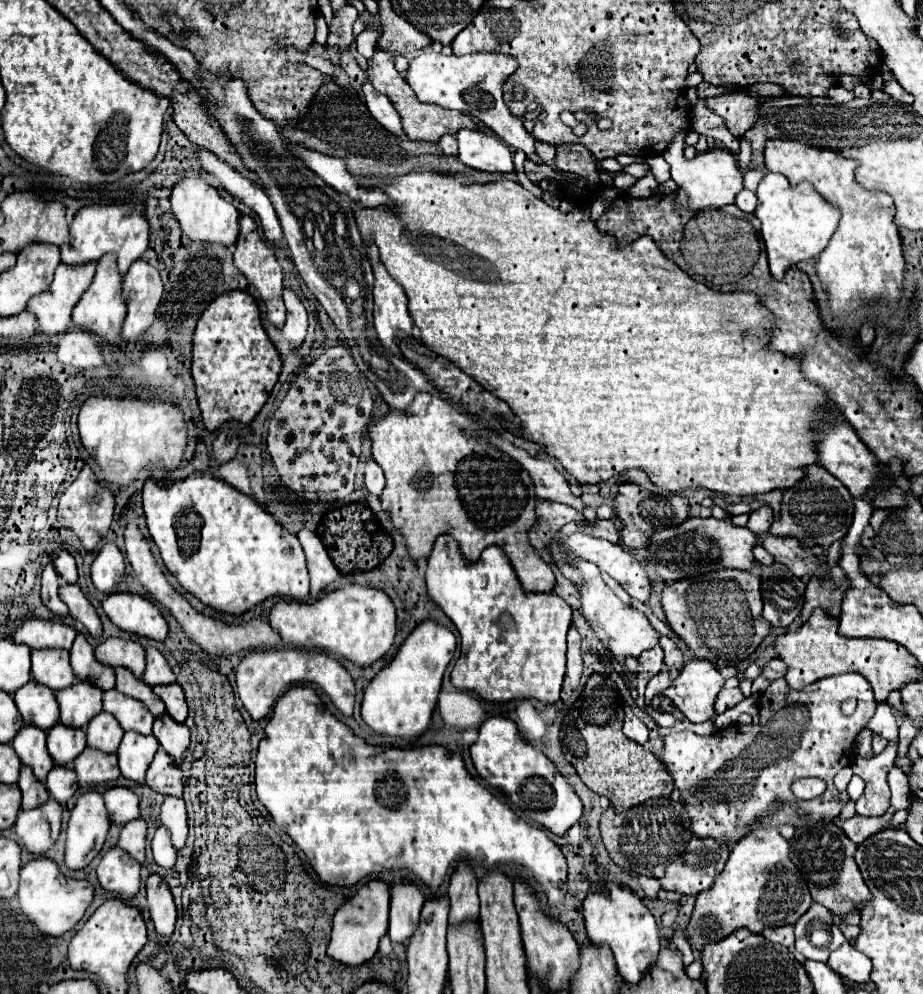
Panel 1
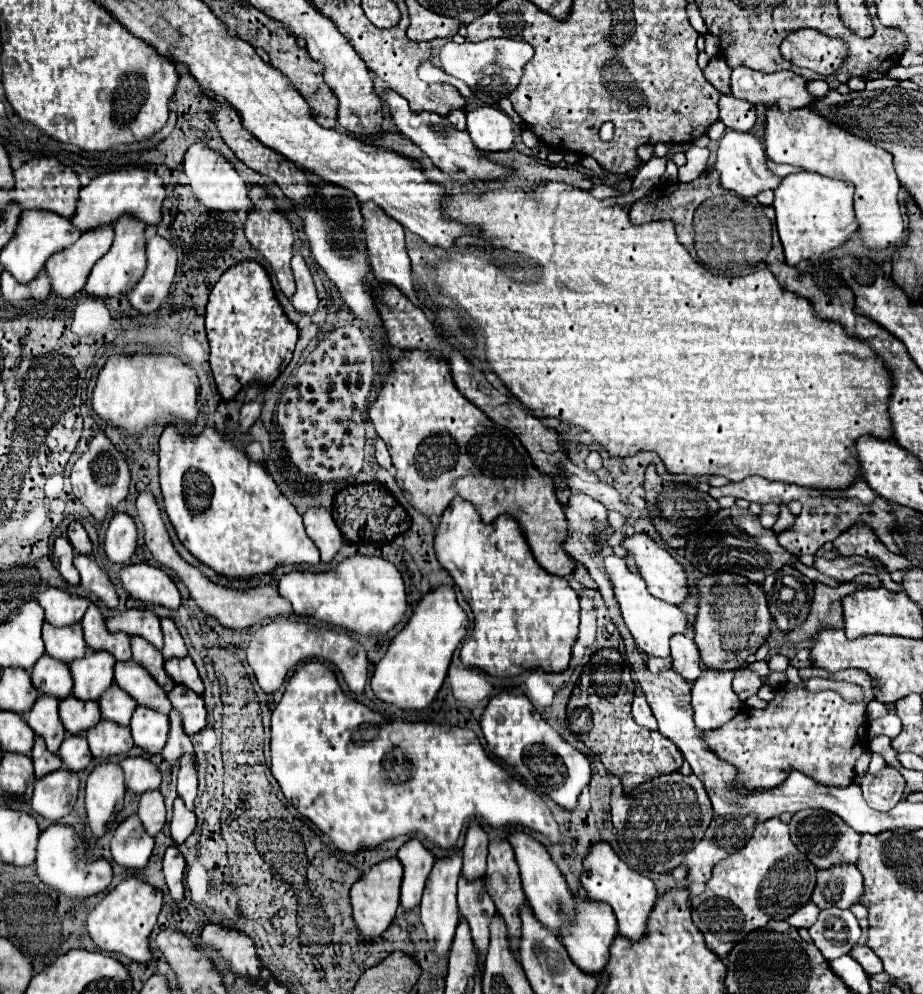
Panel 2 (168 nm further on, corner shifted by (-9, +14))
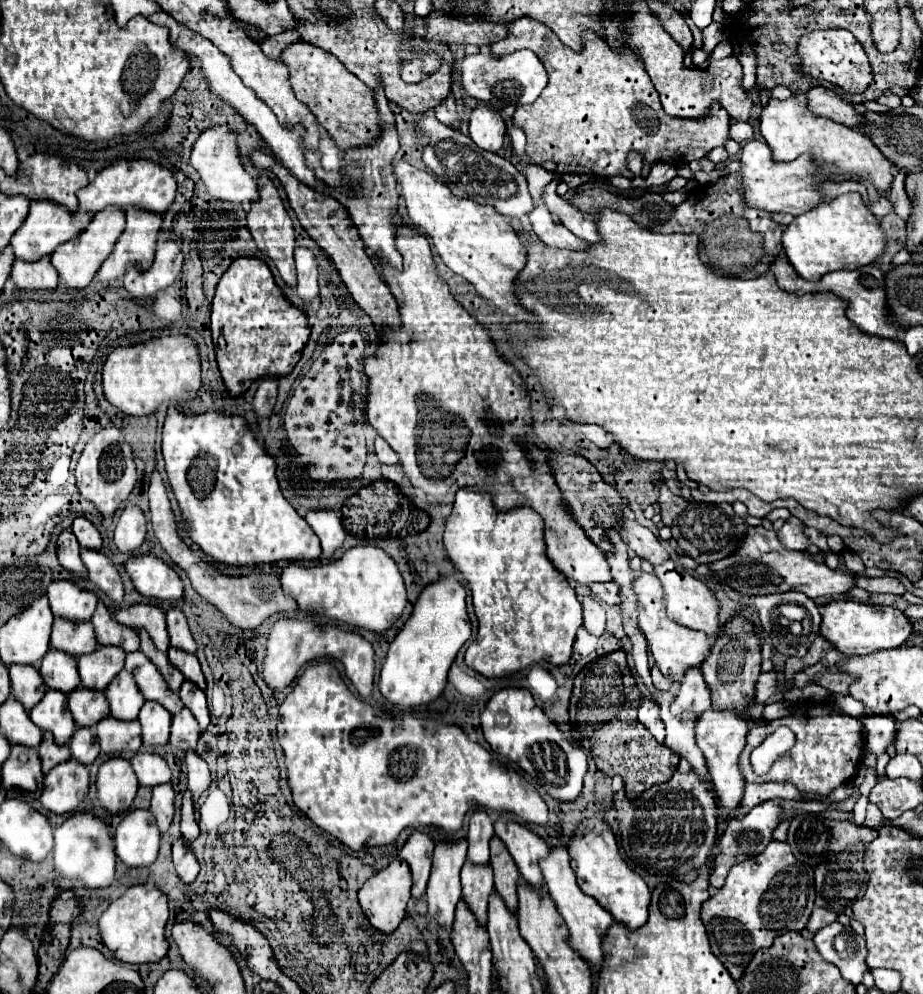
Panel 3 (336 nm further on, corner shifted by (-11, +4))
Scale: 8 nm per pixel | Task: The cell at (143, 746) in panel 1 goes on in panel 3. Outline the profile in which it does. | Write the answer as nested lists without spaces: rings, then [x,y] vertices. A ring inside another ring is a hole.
[[[145,702],[139,718],[143,728],[143,746],[165,746],[169,744],[169,728],[171,728],[171,714],[163,710],[157,702]]]

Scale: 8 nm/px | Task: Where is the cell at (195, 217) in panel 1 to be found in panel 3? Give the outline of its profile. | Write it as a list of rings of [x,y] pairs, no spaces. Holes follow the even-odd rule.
[[[213,126],[205,130],[191,150],[189,164],[201,176],[205,190],[211,198],[221,200],[221,202],[231,202],[231,204],[253,204],[257,200],[257,184],[243,170],[237,144],[235,144],[235,136],[227,130],[227,126]]]

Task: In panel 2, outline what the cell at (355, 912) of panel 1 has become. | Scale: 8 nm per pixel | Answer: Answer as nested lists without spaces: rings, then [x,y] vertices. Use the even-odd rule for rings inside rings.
[[[397,858],[375,864],[365,876],[361,876],[351,888],[351,906],[357,928],[363,936],[381,936],[395,918],[399,906],[399,888],[403,880],[403,866]]]

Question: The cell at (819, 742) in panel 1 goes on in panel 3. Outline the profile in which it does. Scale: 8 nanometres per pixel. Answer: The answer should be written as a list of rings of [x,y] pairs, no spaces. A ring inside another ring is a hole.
[[[805,700],[795,704],[795,710],[791,716],[769,720],[769,722],[755,722],[751,726],[751,730],[747,732],[747,744],[739,756],[739,770],[747,782],[761,782],[761,776],[751,772],[751,764],[749,764],[751,750],[757,748],[761,740],[781,724],[789,726],[795,732],[797,742],[787,754],[775,760],[775,764],[771,766],[771,772],[767,774],[769,782],[793,782],[795,786],[799,786],[799,790],[821,794],[821,796],[829,796],[835,788],[851,782],[857,768],[861,766],[861,756],[863,756],[861,720],[841,714],[829,704],[815,704]]]

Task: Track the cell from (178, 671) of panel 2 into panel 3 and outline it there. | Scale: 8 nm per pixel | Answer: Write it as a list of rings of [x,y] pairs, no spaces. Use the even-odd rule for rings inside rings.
[[[169,648],[167,656],[169,656],[169,662],[185,676],[185,680],[189,680],[195,686],[199,686],[201,690],[205,690],[205,678],[203,678],[203,672],[201,672],[201,666],[199,666],[195,654],[183,654],[181,650]]]

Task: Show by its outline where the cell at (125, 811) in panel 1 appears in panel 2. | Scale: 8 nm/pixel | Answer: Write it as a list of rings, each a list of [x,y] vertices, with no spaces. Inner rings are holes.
[[[131,756],[121,762],[125,770],[125,784],[127,790],[135,794],[143,794],[147,790],[155,790],[161,784],[159,766],[143,756]]]

